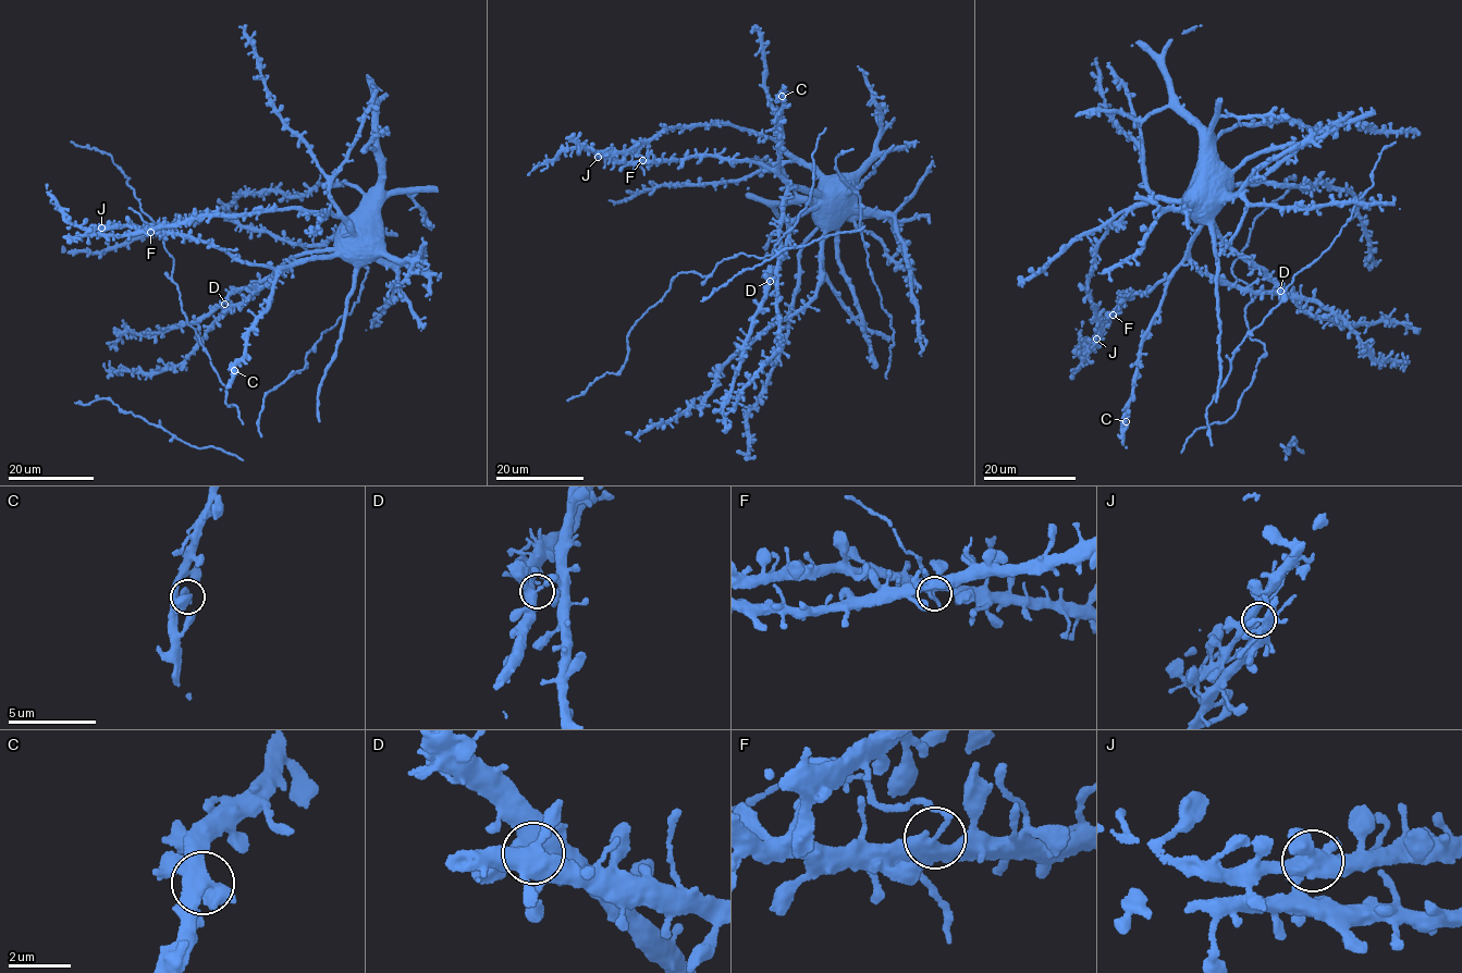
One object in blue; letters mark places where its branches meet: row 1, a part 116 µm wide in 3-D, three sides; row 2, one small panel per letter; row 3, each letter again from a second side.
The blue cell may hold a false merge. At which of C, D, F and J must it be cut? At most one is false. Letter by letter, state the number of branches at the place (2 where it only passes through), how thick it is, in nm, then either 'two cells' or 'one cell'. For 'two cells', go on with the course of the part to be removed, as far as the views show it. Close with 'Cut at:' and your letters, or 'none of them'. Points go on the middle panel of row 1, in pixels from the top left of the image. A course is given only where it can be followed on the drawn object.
C: 3 branches meet; 300 nm thick; one cell
D: 3 branches meet; 360 nm thick; one cell
F: 3 branches meet; 360 nm thick; two cells; foreign part runs (642, 160), (641, 156), (631, 151), (610, 155)
J: 3 branches meet; 360 nm thick; one cell
Cut at: F

